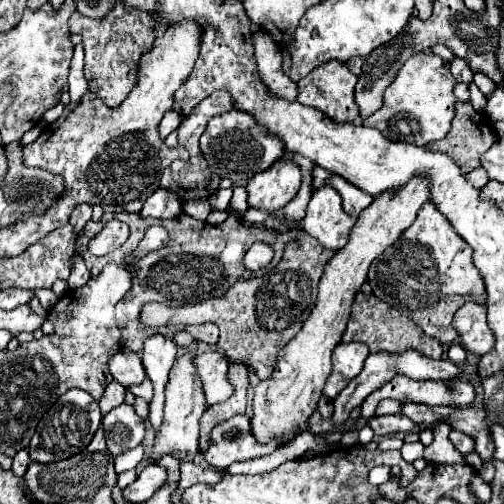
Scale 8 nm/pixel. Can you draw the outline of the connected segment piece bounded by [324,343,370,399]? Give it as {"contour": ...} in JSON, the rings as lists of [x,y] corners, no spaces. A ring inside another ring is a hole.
{"contour":[[[338,343],[332,353],[332,373],[326,381],[324,395],[328,399],[336,399],[338,393],[360,375],[366,357],[370,355],[368,347],[362,343]]]}

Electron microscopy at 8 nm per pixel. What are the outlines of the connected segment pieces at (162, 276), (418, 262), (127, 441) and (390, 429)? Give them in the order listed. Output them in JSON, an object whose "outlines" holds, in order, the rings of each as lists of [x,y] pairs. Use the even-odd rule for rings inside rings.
{"outlines":[[[[108,213],[104,215],[106,221],[110,219],[118,219],[128,223],[130,227],[130,237],[128,241],[104,255],[104,257],[96,257],[88,251],[88,241],[102,229],[102,223],[94,223],[90,221],[84,229],[82,235],[78,235],[76,239],[76,251],[82,255],[86,267],[92,271],[92,275],[98,275],[106,263],[116,261],[122,263],[122,259],[126,259],[126,255],[130,251],[134,251],[134,245],[140,243],[142,235],[146,233],[146,229],[150,225],[162,225],[168,229],[170,233],[170,243],[146,257],[142,257],[138,261],[138,269],[134,271],[134,287],[126,293],[126,297],[116,305],[116,323],[122,331],[122,341],[120,345],[132,351],[142,351],[142,343],[154,333],[150,327],[140,323],[140,311],[144,303],[164,303],[168,307],[182,307],[182,305],[190,305],[190,303],[200,303],[204,299],[214,299],[214,297],[224,297],[224,293],[238,281],[238,279],[250,279],[250,277],[258,277],[262,275],[262,271],[246,271],[244,263],[242,263],[242,255],[246,251],[246,247],[250,247],[250,243],[254,241],[266,241],[270,243],[270,247],[274,247],[274,261],[270,263],[270,267],[276,267],[276,263],[282,259],[282,251],[290,241],[296,241],[302,237],[302,227],[298,221],[278,221],[274,217],[266,219],[266,223],[260,225],[250,225],[244,223],[236,217],[228,217],[220,227],[214,227],[206,221],[196,221],[186,213],[176,215],[174,219],[144,219],[138,213]]],[[[424,203],[418,211],[416,221],[402,233],[400,241],[394,243],[380,255],[368,273],[368,283],[378,299],[390,303],[408,315],[426,335],[450,345],[456,339],[452,329],[452,315],[466,301],[486,303],[486,287],[480,271],[474,267],[472,247],[442,219],[436,207]]],[[[118,405],[104,417],[106,443],[112,455],[134,449],[144,439],[144,421],[138,419],[132,405]]],[[[391,414],[384,415],[384,417],[372,417],[370,423],[368,423],[374,433],[380,437],[380,435],[390,435],[390,433],[398,433],[398,431],[404,431],[404,433],[410,433],[410,431],[418,431],[420,425],[414,423],[412,419],[408,419],[406,415]]]]}

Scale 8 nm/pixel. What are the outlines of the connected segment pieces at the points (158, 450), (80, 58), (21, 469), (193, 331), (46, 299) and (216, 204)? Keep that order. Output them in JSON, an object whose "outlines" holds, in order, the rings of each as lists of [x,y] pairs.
{"outlines":[[[[186,353],[176,359],[170,369],[170,379],[166,383],[166,407],[164,407],[164,423],[156,435],[154,455],[152,461],[158,461],[164,453],[174,455],[176,459],[192,461],[198,453],[198,439],[200,439],[200,417],[206,411],[206,395],[202,389],[202,381],[194,367],[194,355]]],[[[78,45],[74,49],[74,59],[72,59],[70,77],[68,77],[68,83],[70,83],[70,99],[74,103],[88,91],[86,79],[84,79],[84,57],[84,49],[82,49],[82,45]]],[[[24,449],[24,451],[18,451],[16,455],[14,455],[14,465],[12,465],[12,471],[16,473],[16,475],[24,475],[26,473],[26,469],[28,469],[28,463],[30,463],[30,457],[28,457],[28,449]]],[[[204,323],[198,327],[186,327],[186,331],[190,331],[190,335],[198,341],[204,341],[208,345],[216,345],[218,341],[218,325],[214,323]]],[[[38,289],[38,291],[34,291],[34,293],[36,293],[36,297],[38,297],[38,301],[40,301],[40,305],[42,305],[44,309],[54,307],[54,303],[58,303],[58,299],[60,299],[52,289]]],[[[218,189],[208,201],[214,209],[220,209],[220,211],[226,211],[226,207],[230,205],[230,199],[232,199],[232,189]]]]}

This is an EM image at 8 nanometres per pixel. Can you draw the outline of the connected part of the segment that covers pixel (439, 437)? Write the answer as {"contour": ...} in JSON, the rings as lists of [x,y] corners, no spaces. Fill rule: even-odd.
{"contour":[[[434,423],[434,441],[430,447],[424,449],[424,459],[432,463],[464,463],[464,457],[454,449],[454,445],[448,439],[448,433],[452,427],[448,423]]]}

